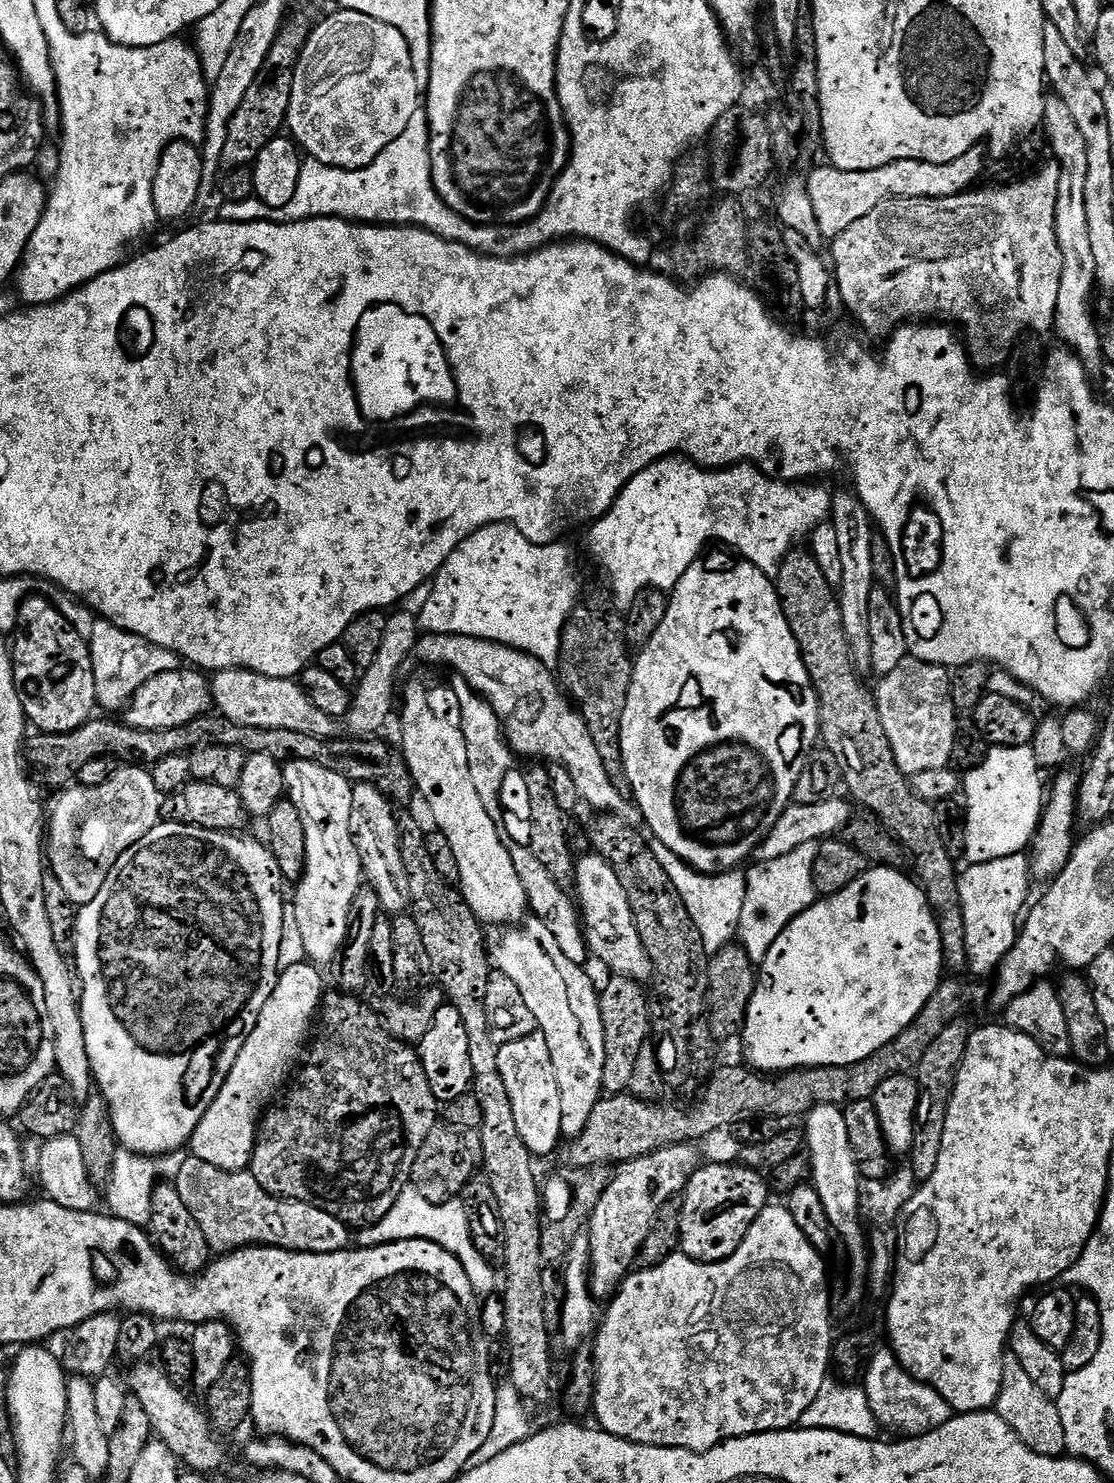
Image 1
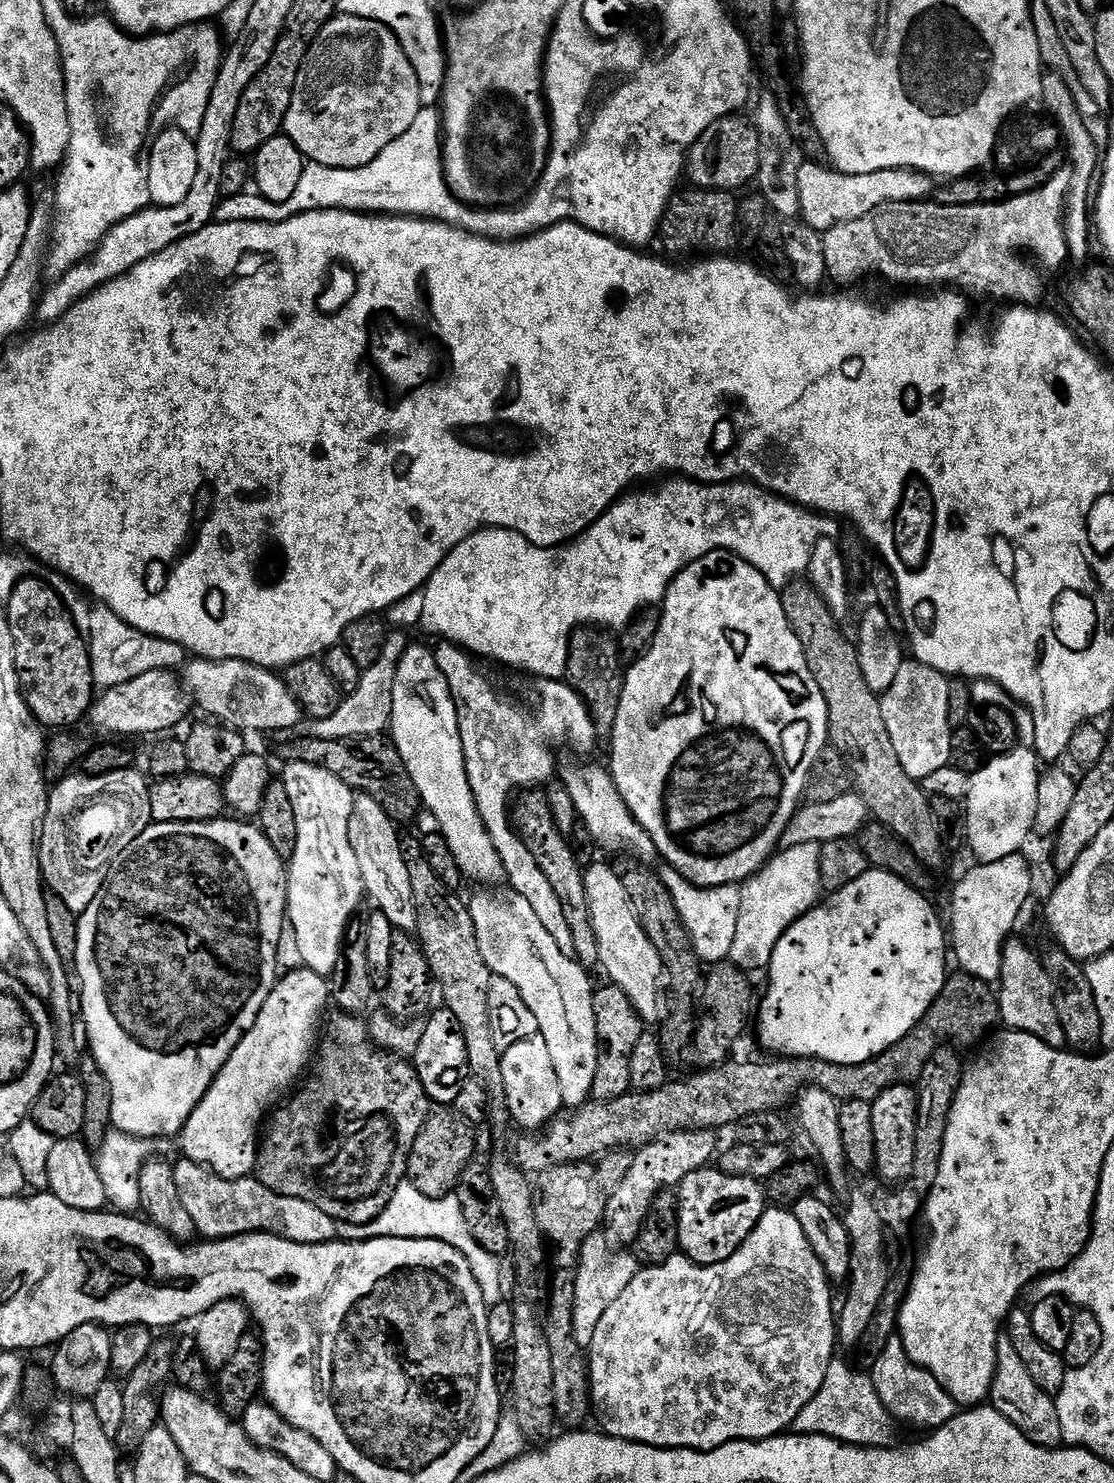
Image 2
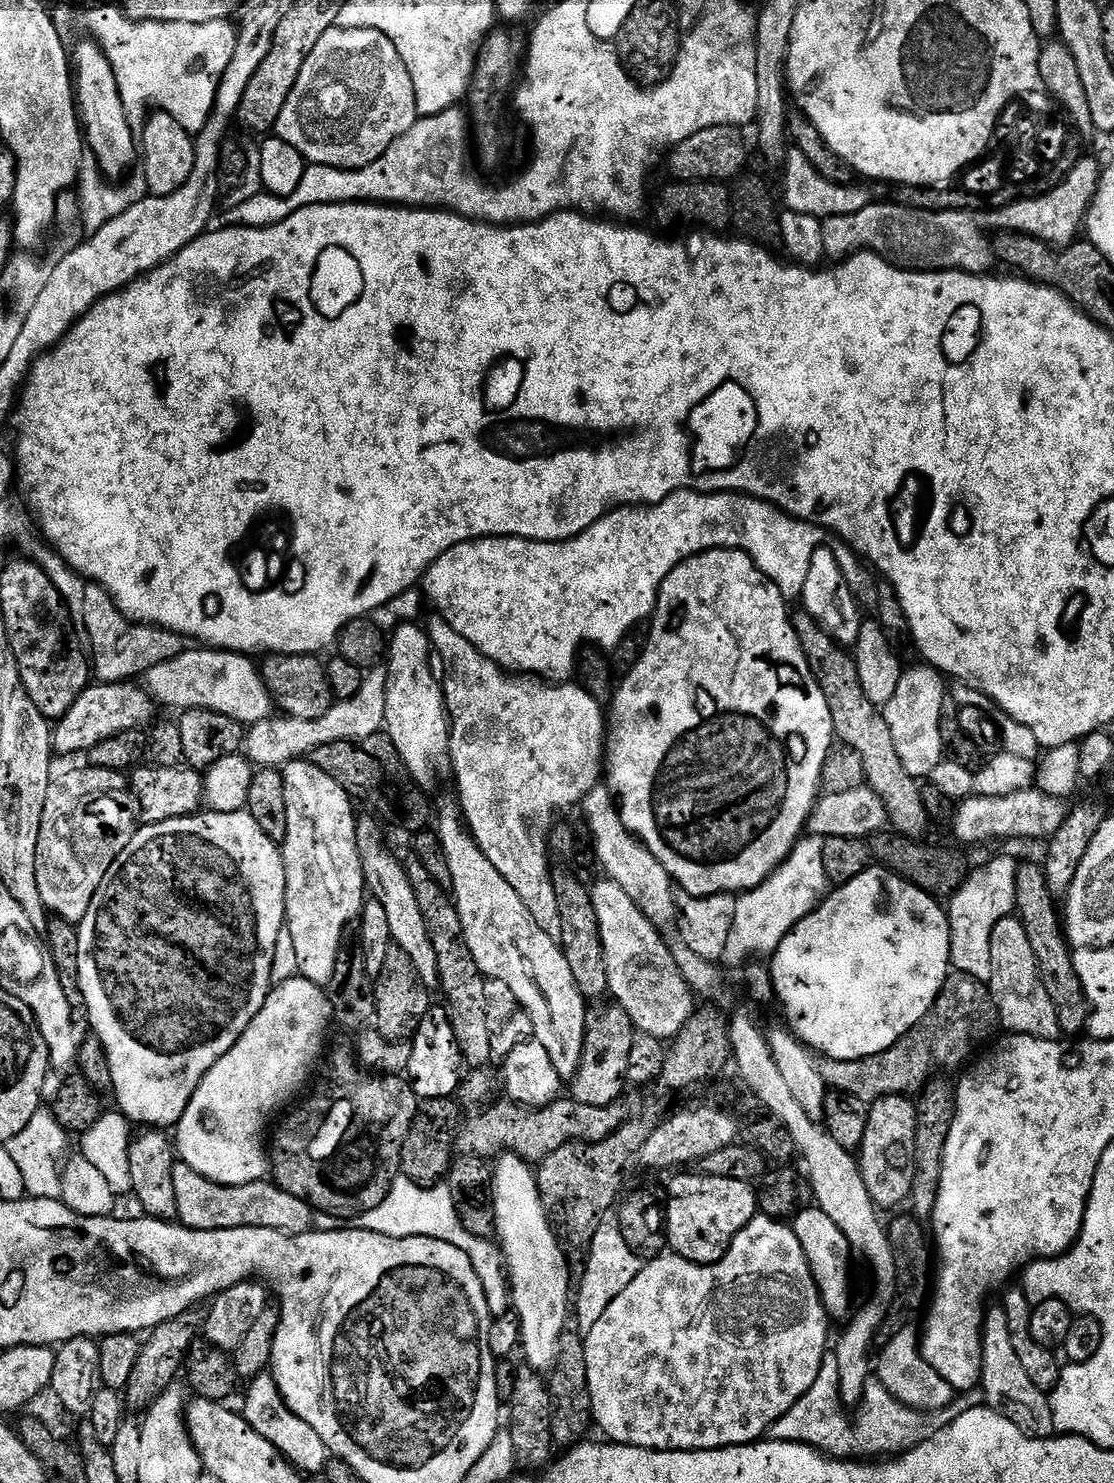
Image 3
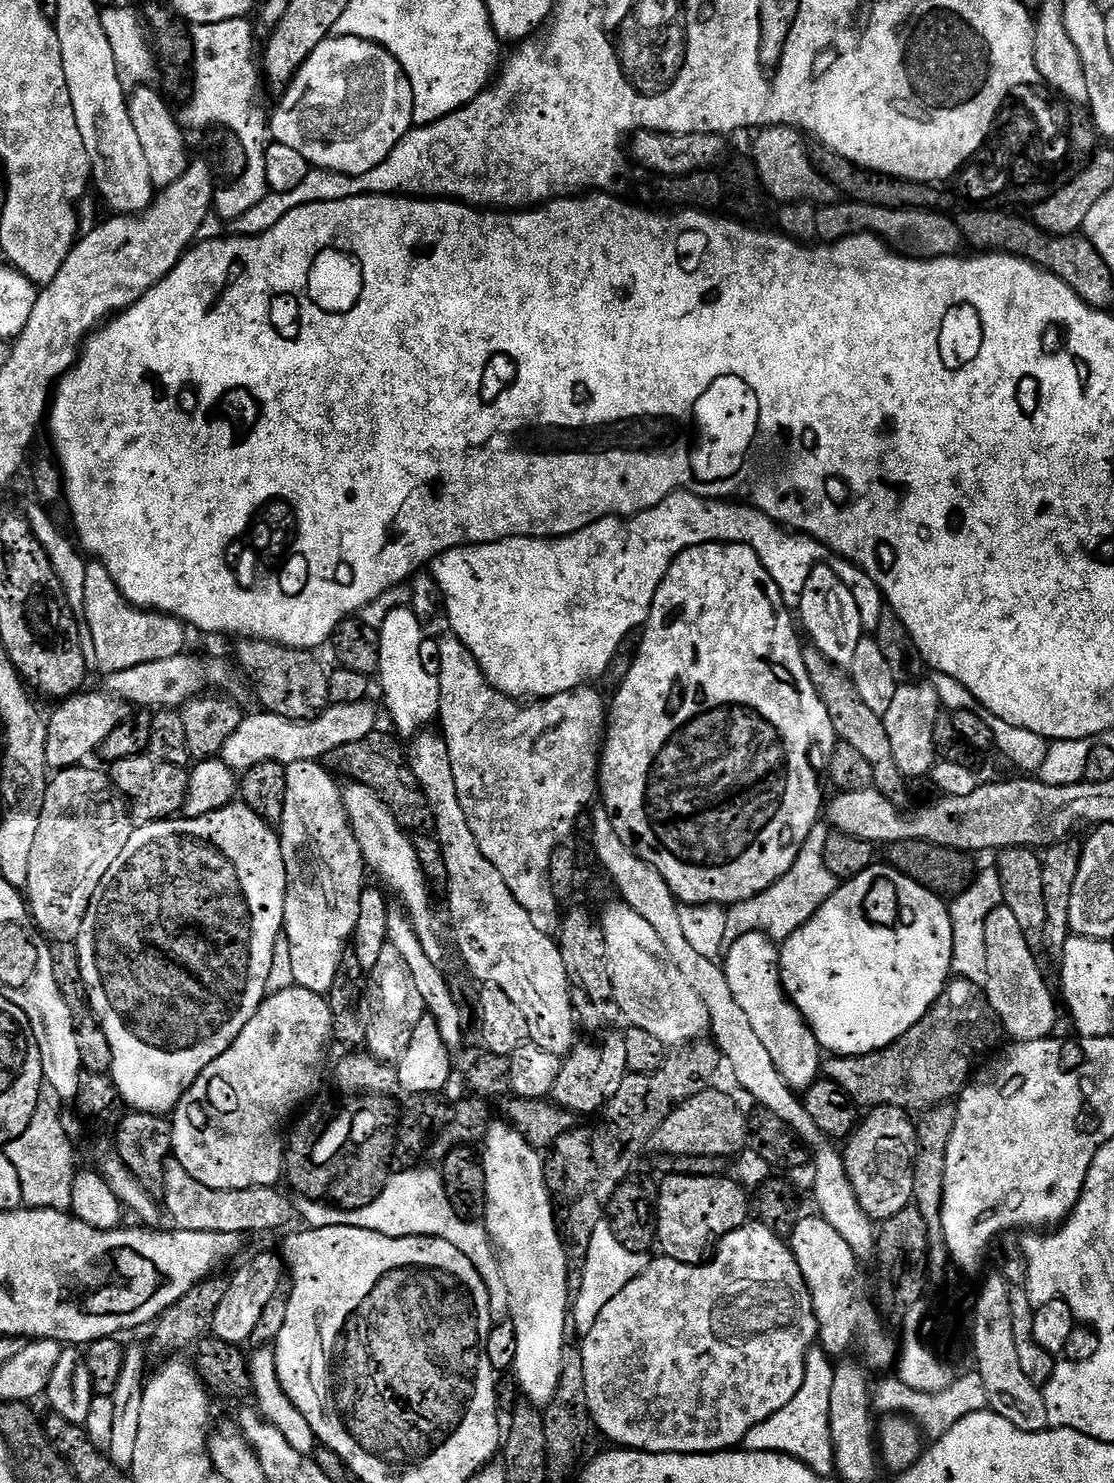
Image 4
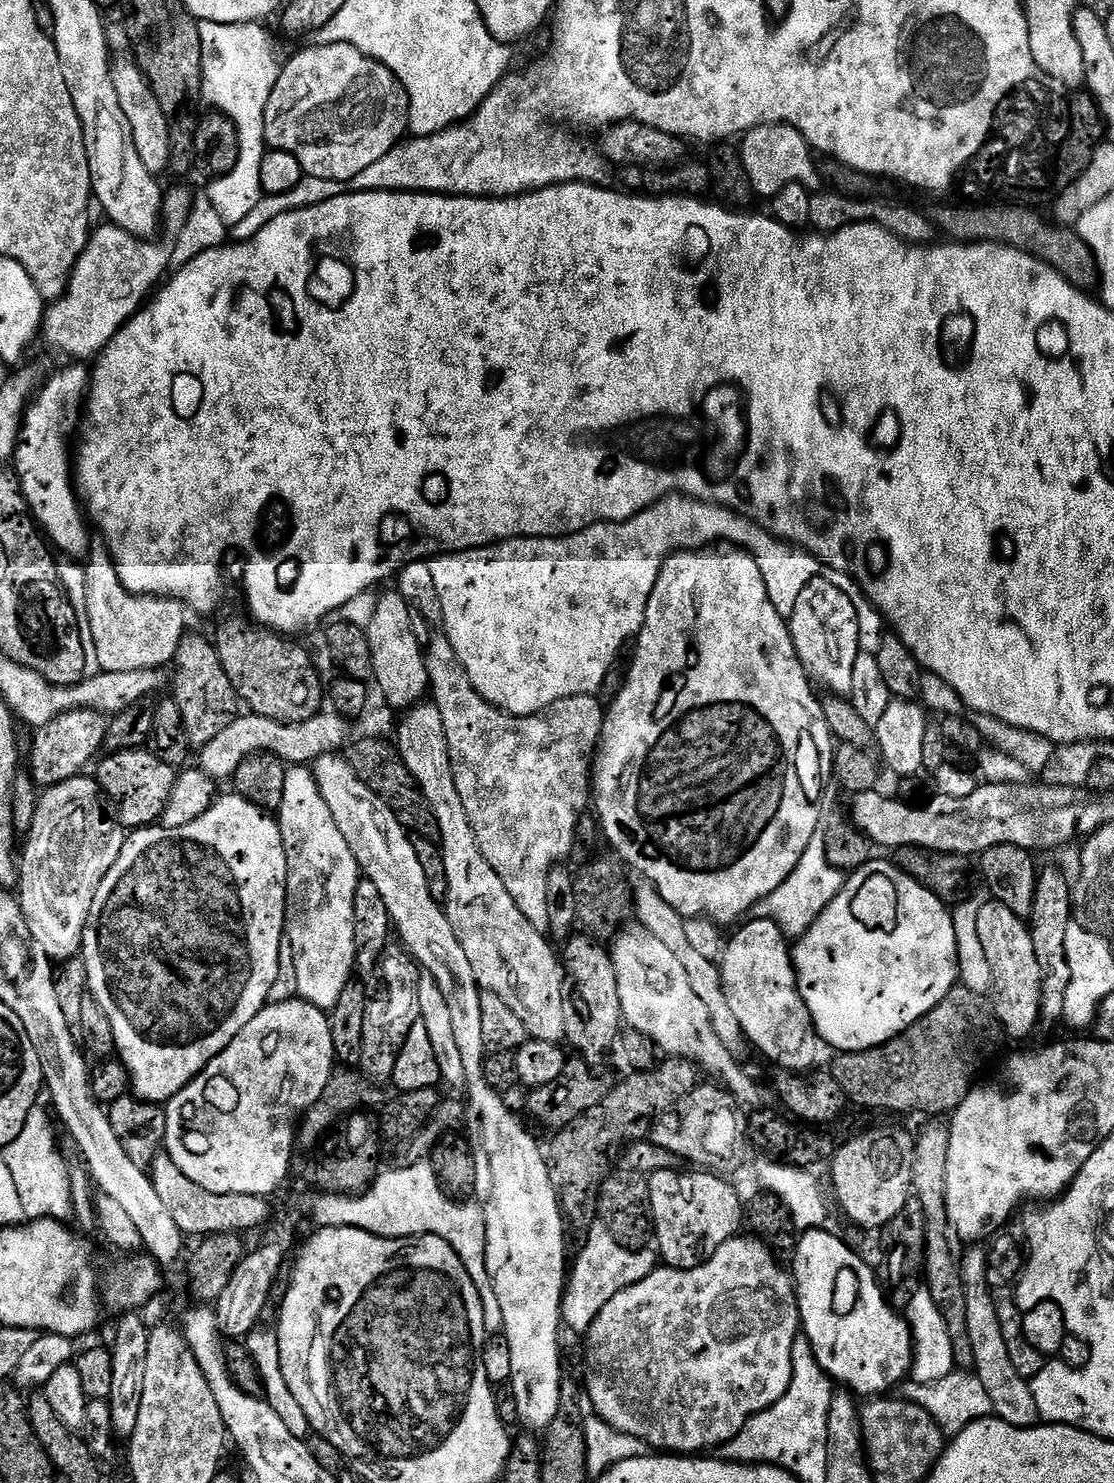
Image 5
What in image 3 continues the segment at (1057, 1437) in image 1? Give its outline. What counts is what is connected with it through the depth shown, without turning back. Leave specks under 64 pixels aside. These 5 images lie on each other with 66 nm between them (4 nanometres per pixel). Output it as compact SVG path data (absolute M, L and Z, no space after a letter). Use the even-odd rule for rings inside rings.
M1003 1307L989 1311L984 1317L984 1327L980 1329L980 1353L982 1354L982 1370L979 1387L984 1393L984 1404L1002 1414L1022 1434L1035 1440L1047 1440L1052 1435L1053 1415L1049 1393L1038 1390L1034 1382L1022 1367L1018 1354L1014 1351L1014 1342L1010 1342L1010 1326Z

